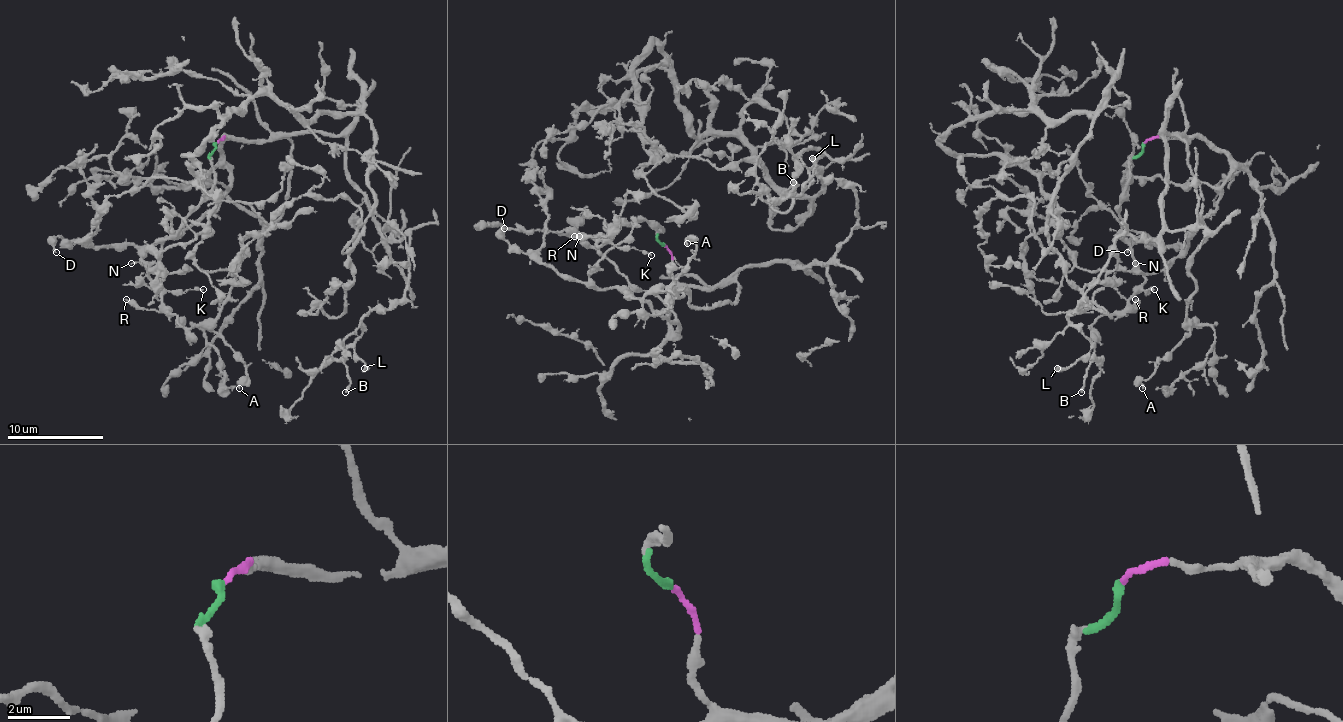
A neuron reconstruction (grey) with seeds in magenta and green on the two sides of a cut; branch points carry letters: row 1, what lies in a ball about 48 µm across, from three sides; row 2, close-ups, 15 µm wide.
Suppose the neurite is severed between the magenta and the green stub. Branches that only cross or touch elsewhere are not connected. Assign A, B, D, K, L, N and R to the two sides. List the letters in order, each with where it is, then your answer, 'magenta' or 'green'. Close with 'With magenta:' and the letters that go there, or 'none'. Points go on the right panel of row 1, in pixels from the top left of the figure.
A: (1142, 388) | magenta
B: (1081, 392) | magenta
D: (1127, 252) | magenta
K: (1154, 289) | green
L: (1057, 368) | magenta
N: (1135, 263) | green
R: (1135, 299) | green
With magenta: A, B, D, L

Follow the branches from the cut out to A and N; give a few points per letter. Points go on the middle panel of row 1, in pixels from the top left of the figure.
A: (665, 244), (679, 282), (735, 282), (737, 302), (691, 306), (684, 290), (662, 290), (694, 256), (686, 244)
N: (665, 244), (658, 234), (662, 229), (646, 220), (617, 222), (602, 237), (578, 237)

